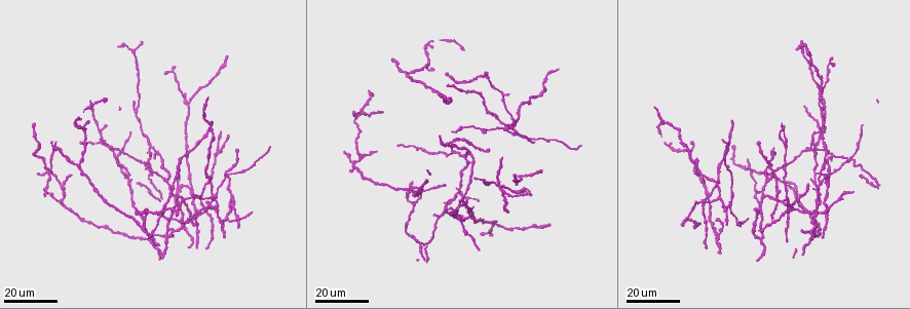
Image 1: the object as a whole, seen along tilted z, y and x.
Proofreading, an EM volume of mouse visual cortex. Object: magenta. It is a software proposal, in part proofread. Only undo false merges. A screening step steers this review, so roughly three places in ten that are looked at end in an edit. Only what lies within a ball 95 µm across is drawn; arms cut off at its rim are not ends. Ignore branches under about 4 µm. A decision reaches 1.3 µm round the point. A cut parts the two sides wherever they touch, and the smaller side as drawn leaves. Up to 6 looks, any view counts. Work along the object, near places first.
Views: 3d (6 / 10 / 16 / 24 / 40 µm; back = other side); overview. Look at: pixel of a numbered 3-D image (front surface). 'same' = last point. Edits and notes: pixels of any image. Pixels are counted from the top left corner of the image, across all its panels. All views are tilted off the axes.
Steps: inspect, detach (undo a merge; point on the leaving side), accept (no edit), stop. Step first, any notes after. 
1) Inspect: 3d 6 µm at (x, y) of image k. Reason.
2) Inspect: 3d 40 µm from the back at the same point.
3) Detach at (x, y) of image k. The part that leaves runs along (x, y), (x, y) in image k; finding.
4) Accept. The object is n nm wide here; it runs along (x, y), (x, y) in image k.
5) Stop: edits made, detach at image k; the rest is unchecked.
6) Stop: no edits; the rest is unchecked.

Inspect: 3d 24 µm at (821, 94) of image 1. Arms part here.

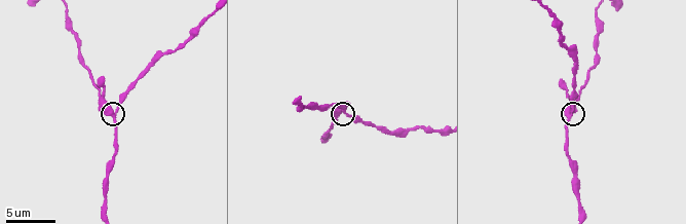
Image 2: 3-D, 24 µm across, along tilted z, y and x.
Inspect: 3d 10 µm at (572, 115) of image 2.

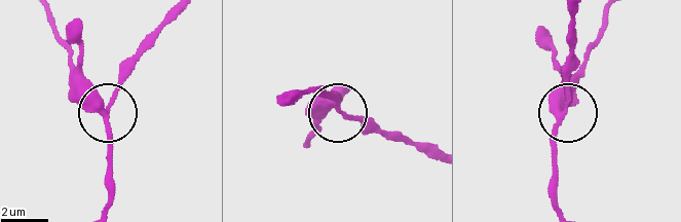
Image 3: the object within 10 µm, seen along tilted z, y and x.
Accept. 3 arms meet here; it runs along (282, 105), (314, 90), (335, 99), (337, 110), (317, 113) in image 3; continuous, no second cell.

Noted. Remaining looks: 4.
Inspect: 3d 16 µm at (516, 190) of image 1. Side arm on a straight run.

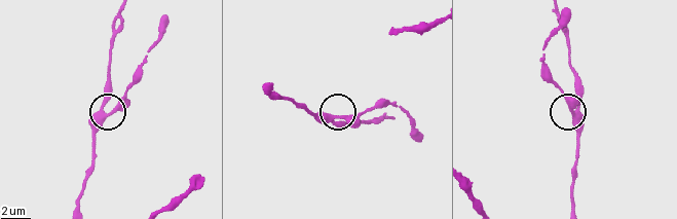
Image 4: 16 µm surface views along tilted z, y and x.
Inspect: 3d 6 µm at (104, 116) of image 4.

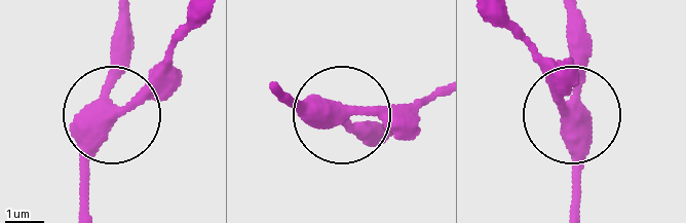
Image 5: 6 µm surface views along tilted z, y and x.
Accept. 3 arms meet here; it runs along (79, 206), (79, 157), (110, 108), (119, 20) in image 5; one cell here.

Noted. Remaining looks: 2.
Inspect: 3d 24 µm at (151, 146) of image 1. Three arms meet.

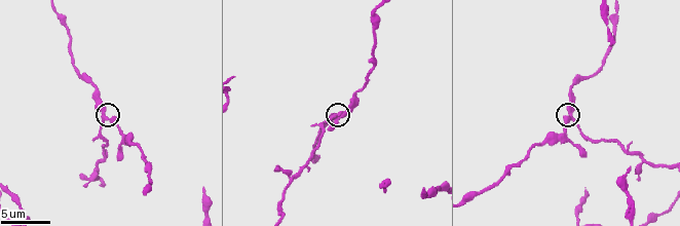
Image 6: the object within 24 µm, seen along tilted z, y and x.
Inspect: 3d 6 µm at (105, 113) of image 6.

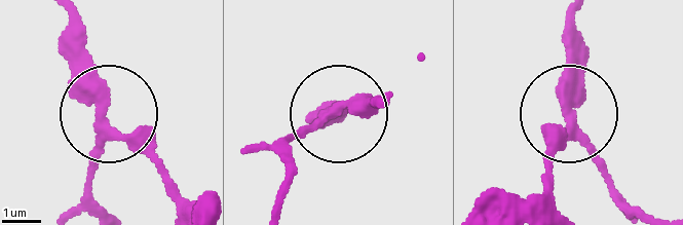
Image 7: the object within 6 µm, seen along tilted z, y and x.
Detach at (89, 183) of image 7. The object is 290 nm wide here; the part that leaves runs along (102, 126), (92, 186), (102, 208) in image 7; a second cell is stuck on.

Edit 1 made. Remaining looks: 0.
Stop: edits made, detach at image 7; the rest is unchecked.

